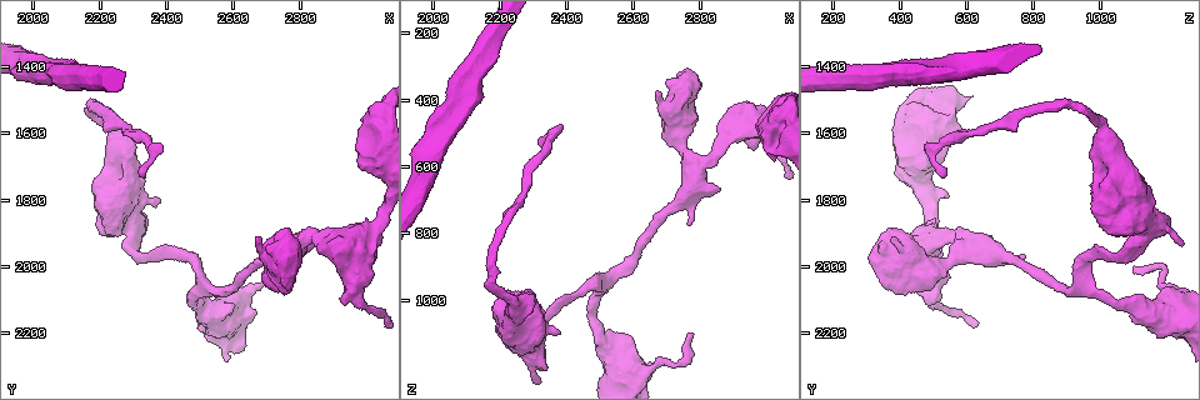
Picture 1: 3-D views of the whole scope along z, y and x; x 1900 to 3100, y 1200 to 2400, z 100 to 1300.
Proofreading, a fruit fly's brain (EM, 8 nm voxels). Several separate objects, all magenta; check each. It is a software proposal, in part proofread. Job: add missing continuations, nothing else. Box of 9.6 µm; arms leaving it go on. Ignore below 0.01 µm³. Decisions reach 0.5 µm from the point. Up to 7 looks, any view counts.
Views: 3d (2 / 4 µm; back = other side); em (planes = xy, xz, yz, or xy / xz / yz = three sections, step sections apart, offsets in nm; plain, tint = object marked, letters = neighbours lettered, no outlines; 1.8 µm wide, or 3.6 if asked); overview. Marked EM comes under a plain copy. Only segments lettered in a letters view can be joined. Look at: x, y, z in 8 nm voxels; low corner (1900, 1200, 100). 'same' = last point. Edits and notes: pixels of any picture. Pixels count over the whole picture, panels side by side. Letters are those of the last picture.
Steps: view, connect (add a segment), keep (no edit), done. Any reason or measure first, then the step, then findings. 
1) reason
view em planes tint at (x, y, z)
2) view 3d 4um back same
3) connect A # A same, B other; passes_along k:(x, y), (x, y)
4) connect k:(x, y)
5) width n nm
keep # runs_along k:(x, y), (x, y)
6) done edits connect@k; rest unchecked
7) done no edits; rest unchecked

free end
view em xz step 16 tint at (2330, 1720, 550)

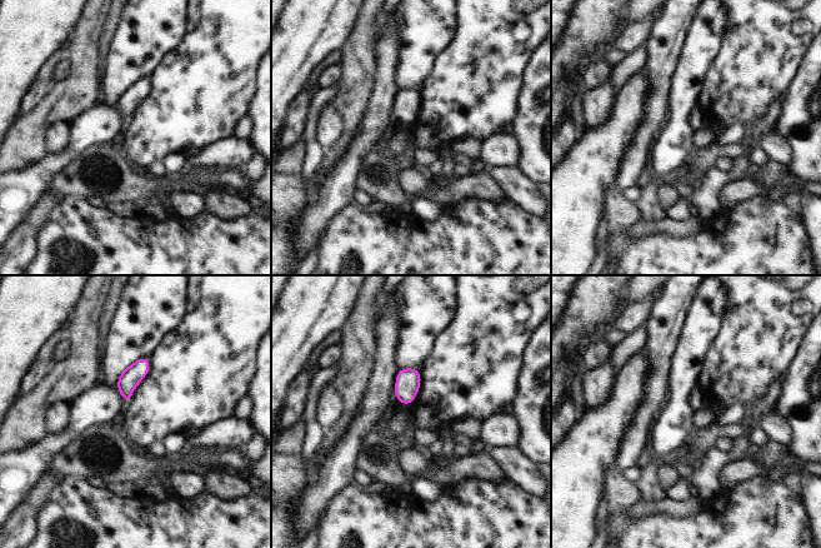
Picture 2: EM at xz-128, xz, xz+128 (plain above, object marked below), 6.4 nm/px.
view em xz step 16 letters same

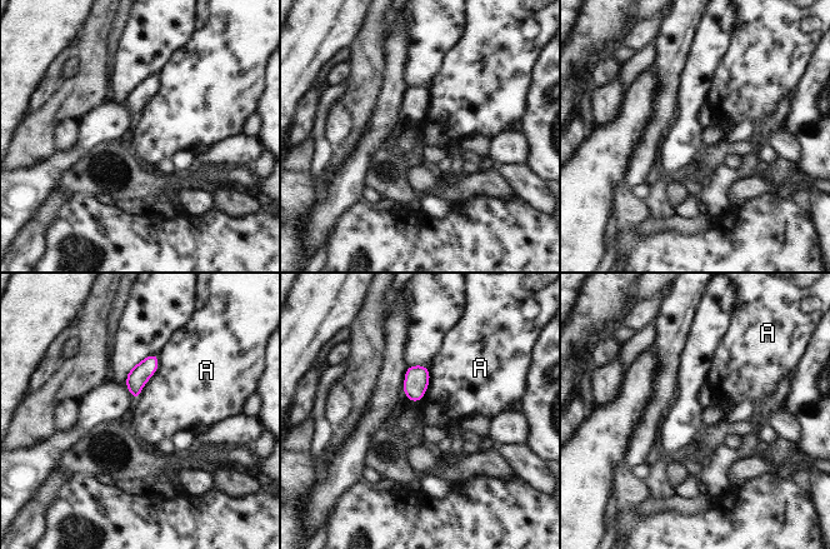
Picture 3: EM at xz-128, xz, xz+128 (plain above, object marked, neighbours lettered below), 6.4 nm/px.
keep # A other; no lettered segment goes on from it

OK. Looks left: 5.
branch stops here
view 3d 4um at (2770, 1980, 780)

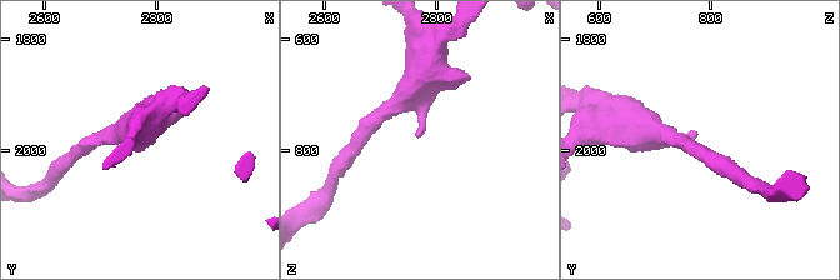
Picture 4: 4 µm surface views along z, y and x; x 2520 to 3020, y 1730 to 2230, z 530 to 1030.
view em xz step 4 letters at (2765, 1975, 770)

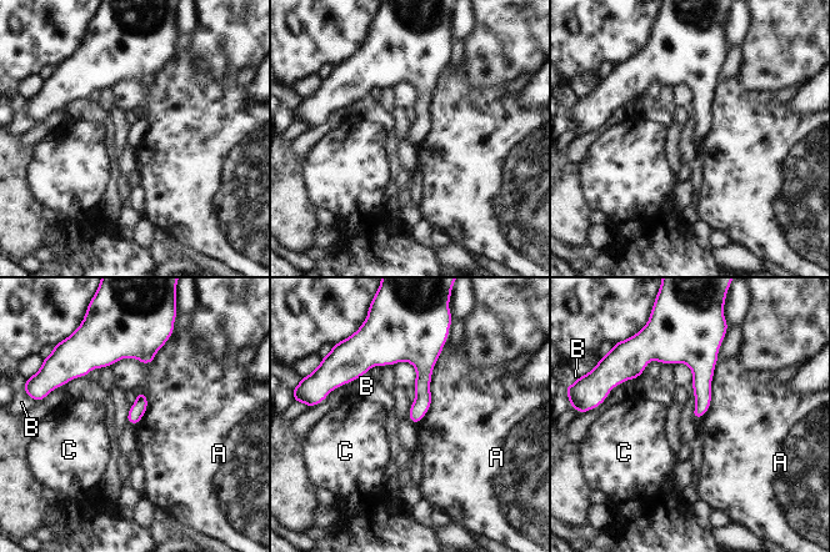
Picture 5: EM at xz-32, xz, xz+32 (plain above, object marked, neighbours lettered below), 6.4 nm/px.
view em planes letters same

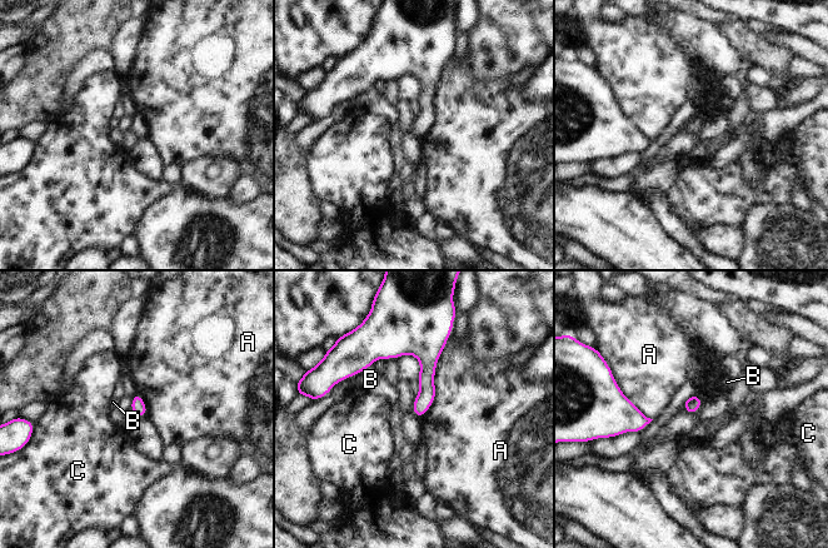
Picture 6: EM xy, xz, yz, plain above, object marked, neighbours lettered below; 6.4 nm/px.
keep # A other, B other, C other; runs_along 6:(408, 335), (427, 354), (419, 413); no lettered segment goes on from it

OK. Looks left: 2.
tapers out
view em xz step 8 letters at (2780, 2000, 1100)

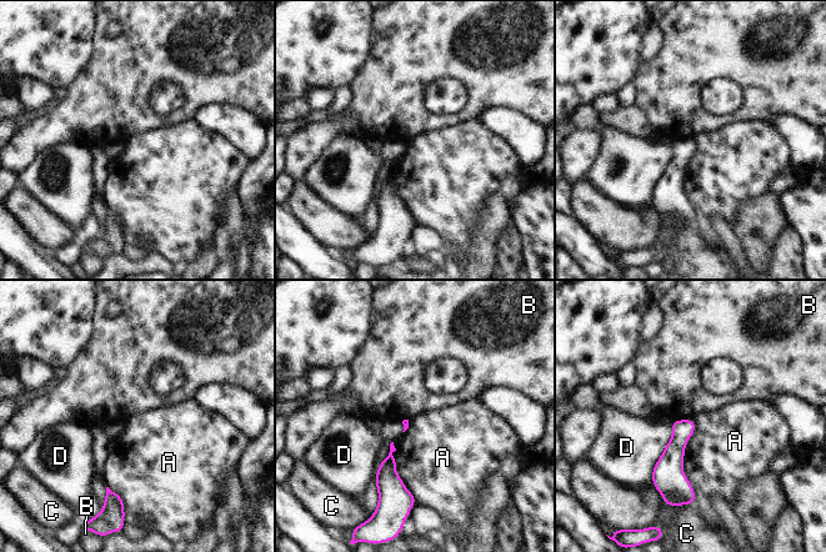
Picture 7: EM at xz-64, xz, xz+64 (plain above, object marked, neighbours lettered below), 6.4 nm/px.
keep # A other, B other, C other, D other; border 7:(694, 420), (682, 465), (692, 487); no lettered segment goes on from it

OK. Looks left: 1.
done no edits; rest unchecked

